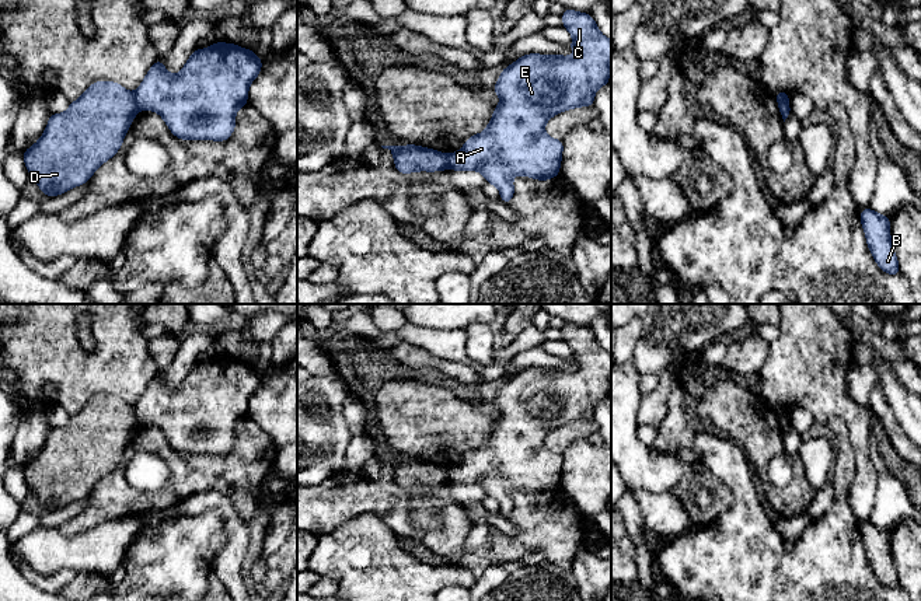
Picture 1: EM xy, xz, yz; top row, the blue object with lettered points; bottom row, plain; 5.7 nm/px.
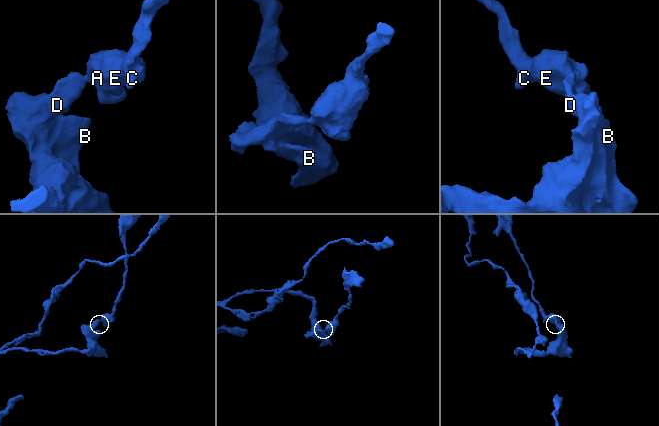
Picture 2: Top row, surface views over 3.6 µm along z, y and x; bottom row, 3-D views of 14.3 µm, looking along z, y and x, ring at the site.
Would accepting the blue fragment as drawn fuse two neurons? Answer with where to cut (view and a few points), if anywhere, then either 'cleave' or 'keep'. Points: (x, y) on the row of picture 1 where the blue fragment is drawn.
cut in xy along (132, 93), (139, 108); cleave

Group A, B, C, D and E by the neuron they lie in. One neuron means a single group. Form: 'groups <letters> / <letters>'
groups A C E / B D

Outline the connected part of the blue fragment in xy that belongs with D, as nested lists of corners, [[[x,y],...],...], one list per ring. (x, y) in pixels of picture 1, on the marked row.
[[[100,80],[71,101],[66,112],[52,113],[39,140],[22,151],[25,167],[42,193],[52,198],[87,184],[97,168],[122,147],[137,112],[133,92],[119,83]]]

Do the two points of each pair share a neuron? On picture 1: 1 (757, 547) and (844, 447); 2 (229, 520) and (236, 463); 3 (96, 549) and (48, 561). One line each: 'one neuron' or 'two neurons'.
1: one neuron
2: two neurons
3: one neuron

